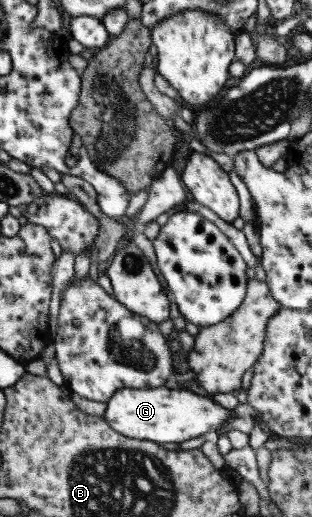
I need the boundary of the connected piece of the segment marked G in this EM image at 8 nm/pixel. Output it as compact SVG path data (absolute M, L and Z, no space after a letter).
M122 387L110 395L101 418L123 437L162 444L180 443L202 435L205 439L210 438L213 432L217 434L217 428L230 417L230 413L232 410L222 408L211 396L191 388Z

